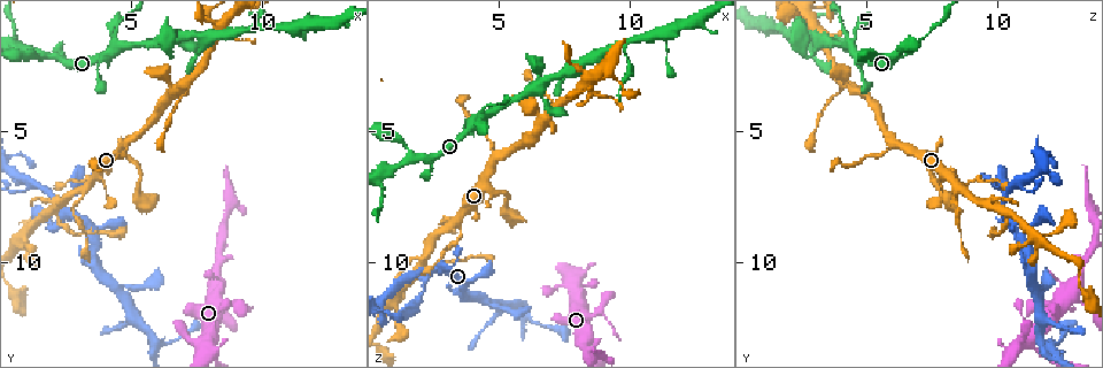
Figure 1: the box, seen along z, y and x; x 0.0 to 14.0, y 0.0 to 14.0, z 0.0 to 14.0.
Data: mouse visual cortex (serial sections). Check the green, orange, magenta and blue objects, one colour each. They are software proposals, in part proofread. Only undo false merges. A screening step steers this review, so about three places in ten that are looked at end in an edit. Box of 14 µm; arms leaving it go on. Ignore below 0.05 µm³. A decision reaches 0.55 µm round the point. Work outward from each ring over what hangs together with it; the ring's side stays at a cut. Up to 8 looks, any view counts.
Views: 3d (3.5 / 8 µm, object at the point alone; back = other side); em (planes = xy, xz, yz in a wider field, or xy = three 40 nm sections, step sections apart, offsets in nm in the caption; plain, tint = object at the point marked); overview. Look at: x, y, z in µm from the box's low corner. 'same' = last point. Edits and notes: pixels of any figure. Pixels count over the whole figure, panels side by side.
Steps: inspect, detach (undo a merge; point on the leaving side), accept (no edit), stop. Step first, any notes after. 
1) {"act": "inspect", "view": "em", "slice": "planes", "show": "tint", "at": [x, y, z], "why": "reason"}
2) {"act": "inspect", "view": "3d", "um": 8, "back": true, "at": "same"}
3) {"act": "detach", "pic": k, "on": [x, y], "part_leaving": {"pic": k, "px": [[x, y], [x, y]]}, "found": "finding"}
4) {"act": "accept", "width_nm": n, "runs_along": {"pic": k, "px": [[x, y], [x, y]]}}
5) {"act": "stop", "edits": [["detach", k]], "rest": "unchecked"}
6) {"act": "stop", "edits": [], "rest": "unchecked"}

{"act": "inspect", "view": "3d", "um": 8, "at": [2.6, 8.1, 10.3], "why": "sharp bend"}

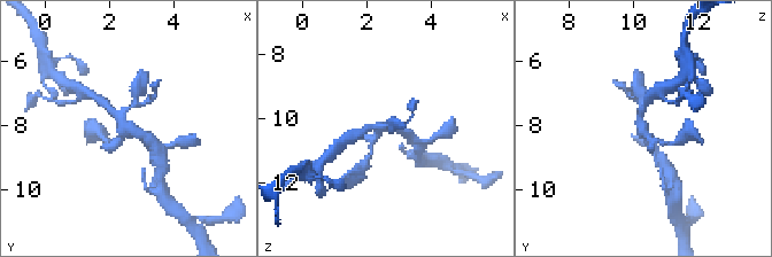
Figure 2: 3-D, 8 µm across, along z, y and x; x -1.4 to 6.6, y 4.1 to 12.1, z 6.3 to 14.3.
{"act": "inspect", "view": "3d", "um": 3.5, "at": [2.5, 8.1, 10.2]}

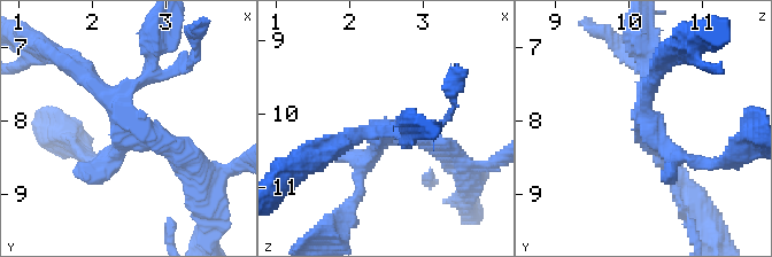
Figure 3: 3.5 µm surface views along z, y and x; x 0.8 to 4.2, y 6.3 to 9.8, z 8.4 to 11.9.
{"act": "accept", "runs_along": {"pic": 3, "px": [[197, 158], [133, 127], [77, 71]]}, "found": "continuous, no second cell"}

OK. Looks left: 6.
{"act": "inspect", "view": "3d", "um": 3.5, "at": [3.4, 7.1, 8.4], "why": "thin arm on a thick one"}

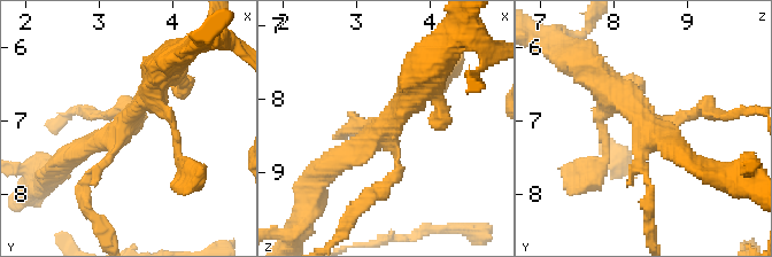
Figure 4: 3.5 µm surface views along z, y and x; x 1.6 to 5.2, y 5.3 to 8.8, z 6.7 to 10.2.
{"act": "inspect", "view": "em", "slice": "xy", "step": 2, "show": "tint", "at": [3.40, 7.05, 8.45], "arms": 4, "arm_widths_nm": [150, 150, 250, 350], "why": "now the EM"}

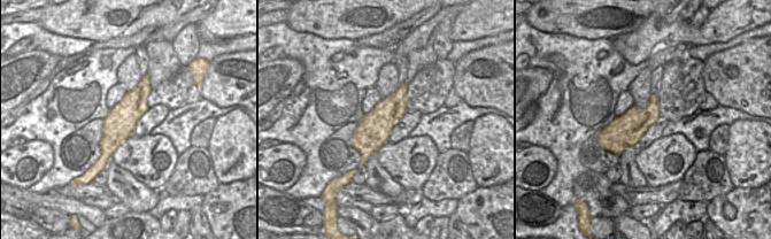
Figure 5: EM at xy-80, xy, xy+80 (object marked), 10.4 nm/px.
{"act": "inspect", "view": "em", "slice": "planes", "show": "tint", "at": "same", "why": "cut it another way"}

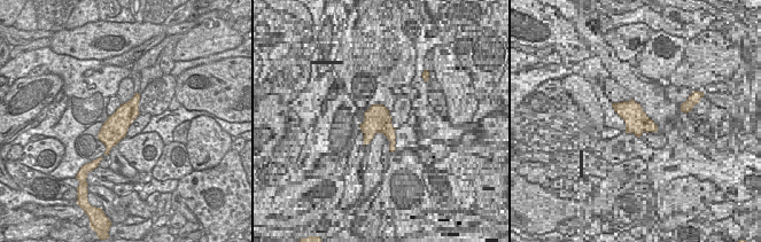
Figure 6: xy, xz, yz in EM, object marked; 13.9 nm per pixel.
{"act": "accept", "width_nm": 340, "runs_along": {"pic": 4, "px": [[416, 79], [395, 121], [327, 168]]}, "found": "one cell here"}

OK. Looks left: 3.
{"act": "inspect", "view": "3d", "um": 3.5, "at": [1.7, 2.2, 6.1], "why": "narrows sharply"}

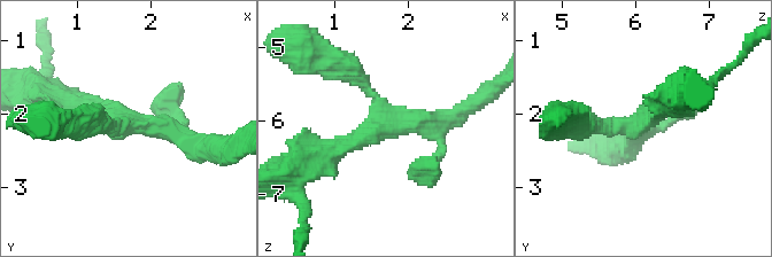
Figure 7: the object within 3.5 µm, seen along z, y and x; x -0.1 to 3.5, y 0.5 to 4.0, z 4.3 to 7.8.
{"act": "inspect", "view": "em", "slice": "xy", "step": 5, "show": "plain", "at": [1.65, 2.15, 6.10], "why": "need the tissue"}

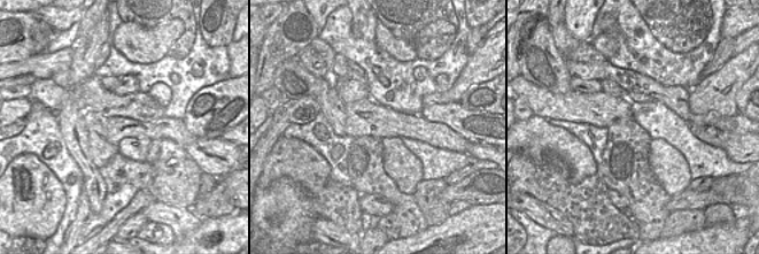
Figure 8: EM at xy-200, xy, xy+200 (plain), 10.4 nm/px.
{"act": "inspect", "view": "em", "slice": "xy", "step": 5, "show": "tint", "at": "same", "why": "with the object marked"}

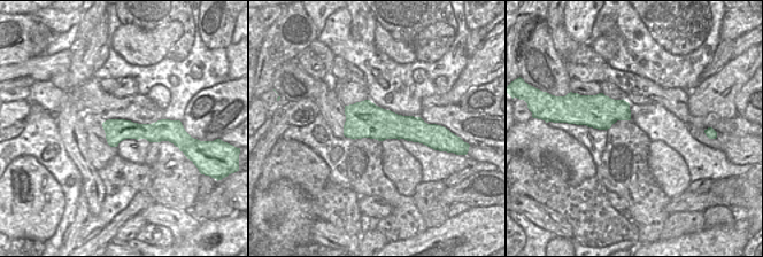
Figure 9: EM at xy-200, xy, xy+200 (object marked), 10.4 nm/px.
{"act": "accept", "arms": 3, "arm_widths_nm": [250, 250, 250], "runs_along": {"pic": 7, "px": [[195, 145], [61, 102]]}, "found": "one cell here"}

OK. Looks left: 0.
{"act": "stop", "edits": [], "rest": "unchecked"}

